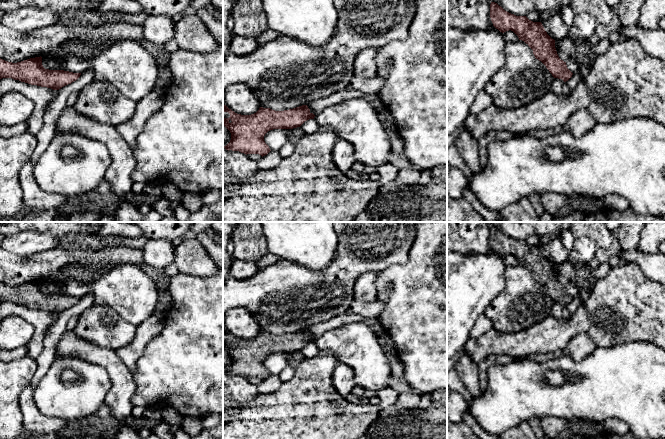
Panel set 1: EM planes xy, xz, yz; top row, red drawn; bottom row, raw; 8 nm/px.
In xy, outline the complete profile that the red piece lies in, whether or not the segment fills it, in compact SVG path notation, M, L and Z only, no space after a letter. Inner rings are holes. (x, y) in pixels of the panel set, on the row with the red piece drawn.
M41 56L17 63L0 58L0 79L12 78L31 85L59 90L76 81L80 75L81 73L45 69Z

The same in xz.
M224 105L223 112L230 114L229 118L223 119L223 126L231 133L230 142L223 148L246 155L259 154L262 157L271 151L264 141L264 136L268 131L297 128L315 117L307 105L284 111L260 107L251 115L237 114Z

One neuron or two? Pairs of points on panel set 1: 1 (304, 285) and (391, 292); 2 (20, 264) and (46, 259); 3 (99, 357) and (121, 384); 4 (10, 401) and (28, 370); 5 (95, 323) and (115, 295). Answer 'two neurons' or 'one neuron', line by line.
1: two neurons
2: one neuron
3: one neuron
4: one neuron
5: two neurons

